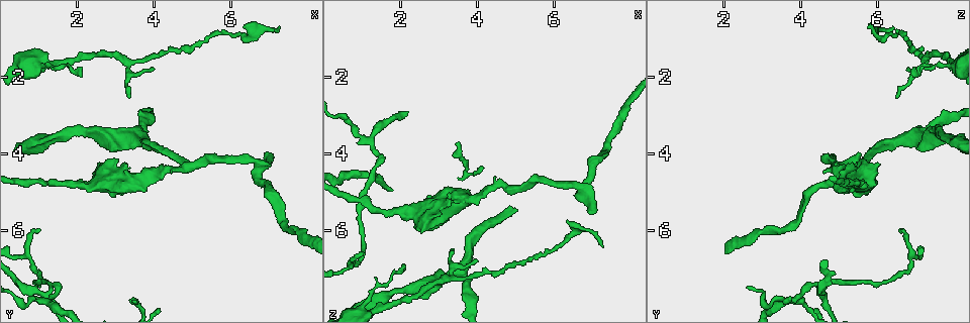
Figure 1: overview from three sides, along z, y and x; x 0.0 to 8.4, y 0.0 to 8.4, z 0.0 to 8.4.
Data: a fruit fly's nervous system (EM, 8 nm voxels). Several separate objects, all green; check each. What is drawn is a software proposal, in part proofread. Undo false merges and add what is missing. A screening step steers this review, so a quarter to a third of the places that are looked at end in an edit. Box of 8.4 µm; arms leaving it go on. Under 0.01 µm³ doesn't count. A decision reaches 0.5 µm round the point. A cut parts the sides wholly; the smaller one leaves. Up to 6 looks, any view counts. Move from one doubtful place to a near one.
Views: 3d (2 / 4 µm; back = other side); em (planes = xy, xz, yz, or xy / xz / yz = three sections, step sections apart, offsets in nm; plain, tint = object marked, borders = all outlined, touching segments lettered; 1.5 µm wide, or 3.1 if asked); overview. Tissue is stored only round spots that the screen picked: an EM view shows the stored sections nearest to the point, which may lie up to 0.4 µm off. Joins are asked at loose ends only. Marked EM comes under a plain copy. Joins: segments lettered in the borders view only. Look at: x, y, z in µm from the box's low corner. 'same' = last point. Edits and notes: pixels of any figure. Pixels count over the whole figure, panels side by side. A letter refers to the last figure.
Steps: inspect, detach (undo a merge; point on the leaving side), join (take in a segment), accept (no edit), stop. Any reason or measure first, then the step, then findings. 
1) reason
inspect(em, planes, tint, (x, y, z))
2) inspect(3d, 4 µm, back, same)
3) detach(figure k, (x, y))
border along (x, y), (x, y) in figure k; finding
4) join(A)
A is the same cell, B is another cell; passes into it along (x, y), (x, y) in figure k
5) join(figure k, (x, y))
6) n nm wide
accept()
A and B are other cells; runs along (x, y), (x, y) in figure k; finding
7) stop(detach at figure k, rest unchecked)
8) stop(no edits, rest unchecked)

abrupt turn
inspect(em, xz, step 4, borders, (3.50, 3.45, 7.05))

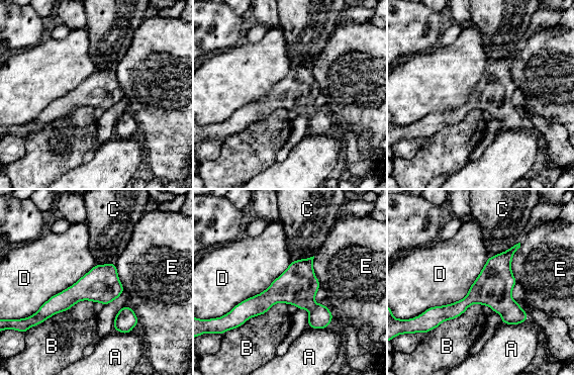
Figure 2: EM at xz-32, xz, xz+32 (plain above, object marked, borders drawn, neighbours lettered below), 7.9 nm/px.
accept()
A, B, C, D and E are other cells; border along (488, 258), (463, 298), (419, 314) in figure 2; continuous, no second neuron

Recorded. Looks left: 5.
an open end
inspect(3d, 2 µm, (2.15, 1.95, 6.90))

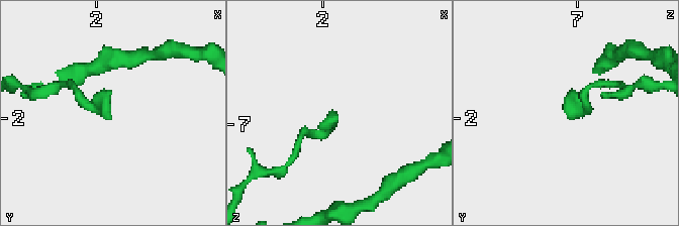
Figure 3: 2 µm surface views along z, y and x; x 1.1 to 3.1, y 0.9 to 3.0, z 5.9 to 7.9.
need the tissue
inspect(em, xz, step 8, borders, (2.16, 2.00, 6.94))

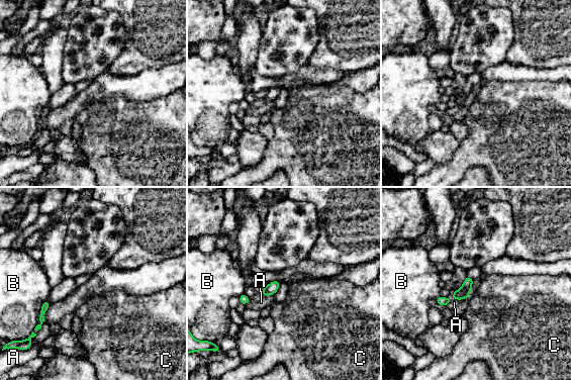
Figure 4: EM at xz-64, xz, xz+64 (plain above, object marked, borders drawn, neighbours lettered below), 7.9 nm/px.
cut it another way
inspect(em, planes, borders, same)

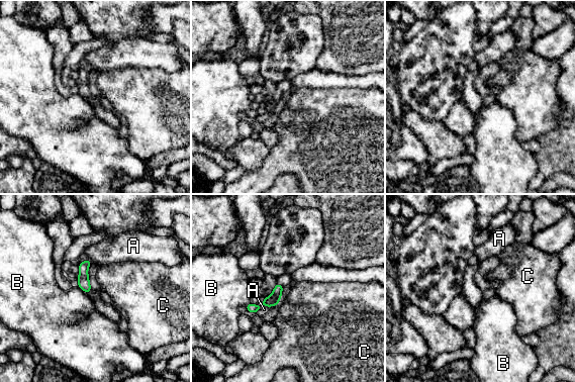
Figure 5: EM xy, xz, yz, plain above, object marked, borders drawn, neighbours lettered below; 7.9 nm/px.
accept()
A, B and C are other cells; border along (78, 286), (86, 293) in figure 5; none of them fits

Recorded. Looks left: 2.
four-way junction
inspect(em, planes, borders, (1.30, 7.40, 4.50))

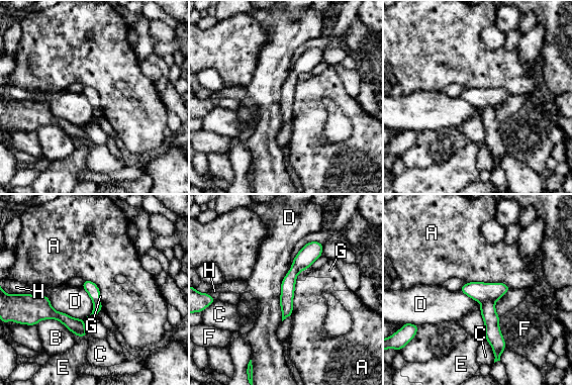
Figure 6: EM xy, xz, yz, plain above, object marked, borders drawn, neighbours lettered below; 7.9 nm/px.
D touches over 480 nm
detach(figure 6, (491, 319))
A, B, C, D, E, F, G and H are other cells; two neurons meet here

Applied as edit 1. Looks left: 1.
stop(detach at figure 6, rest unchecked)

